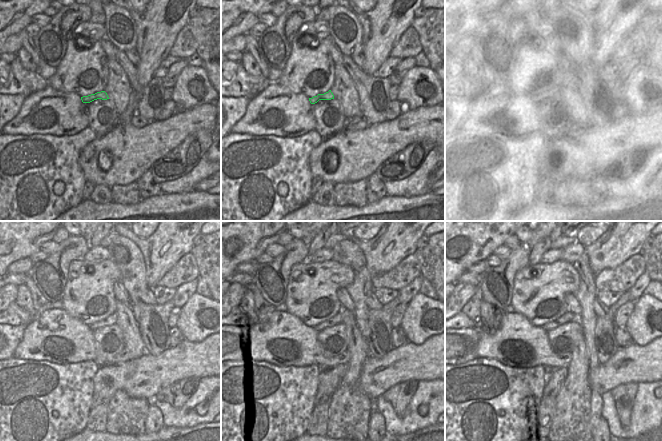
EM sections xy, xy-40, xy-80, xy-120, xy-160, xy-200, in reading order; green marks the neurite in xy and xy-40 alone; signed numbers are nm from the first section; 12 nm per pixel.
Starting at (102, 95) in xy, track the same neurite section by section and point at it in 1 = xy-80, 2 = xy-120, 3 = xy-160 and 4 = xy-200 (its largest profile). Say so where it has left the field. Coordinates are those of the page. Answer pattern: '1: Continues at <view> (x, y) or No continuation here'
1: Continues at xy-80 (553, 93)
2: Continues at xy-120 (111, 319)
3: Continues at xy-160 (337, 319)
4: Continues at xy-200 (568, 317).

